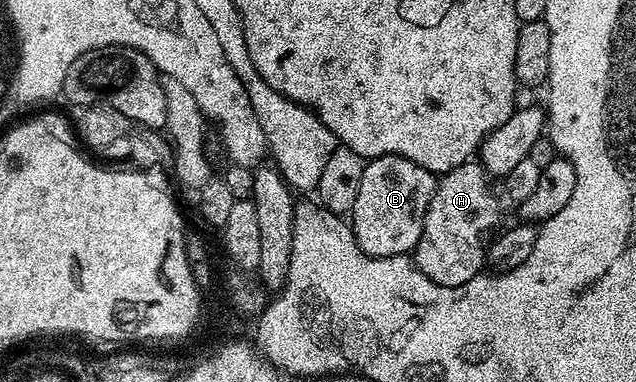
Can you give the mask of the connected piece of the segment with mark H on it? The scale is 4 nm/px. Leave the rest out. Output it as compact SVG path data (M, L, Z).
M477 160L459 164L459 168L440 175L423 220L419 244L411 251L413 265L423 276L435 280L435 284L462 286L486 269L487 240L492 239L502 225L501 202L493 195L489 182L490 175Z

